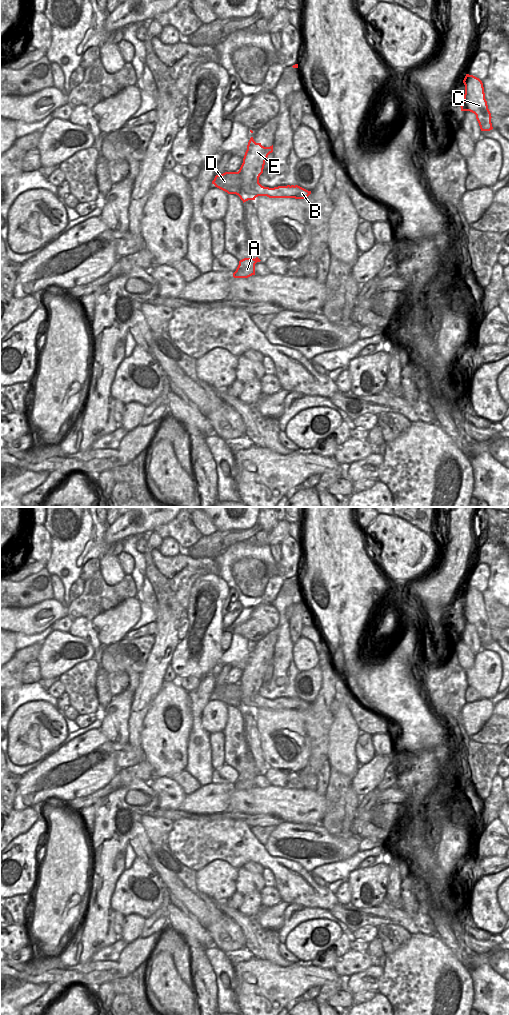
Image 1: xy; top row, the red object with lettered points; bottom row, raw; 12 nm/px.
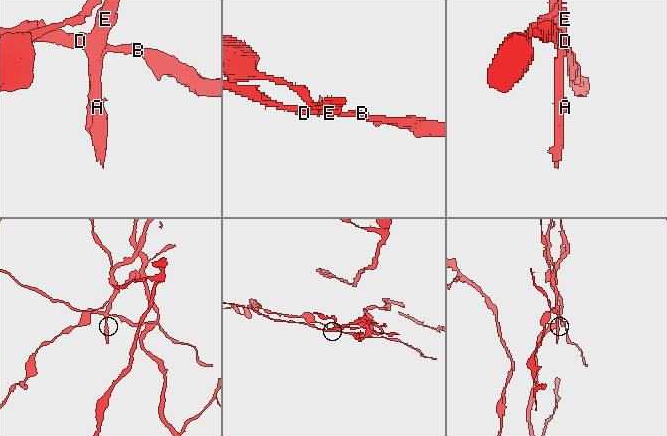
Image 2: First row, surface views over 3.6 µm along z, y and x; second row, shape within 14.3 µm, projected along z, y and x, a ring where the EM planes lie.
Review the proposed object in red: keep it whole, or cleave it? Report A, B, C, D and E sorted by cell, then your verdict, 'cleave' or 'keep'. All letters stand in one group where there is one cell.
groups A C E / B D; cleave

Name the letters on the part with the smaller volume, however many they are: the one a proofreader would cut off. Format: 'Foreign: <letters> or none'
Foreign: B, D

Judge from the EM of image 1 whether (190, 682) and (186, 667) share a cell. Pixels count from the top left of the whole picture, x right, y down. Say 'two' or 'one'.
two

